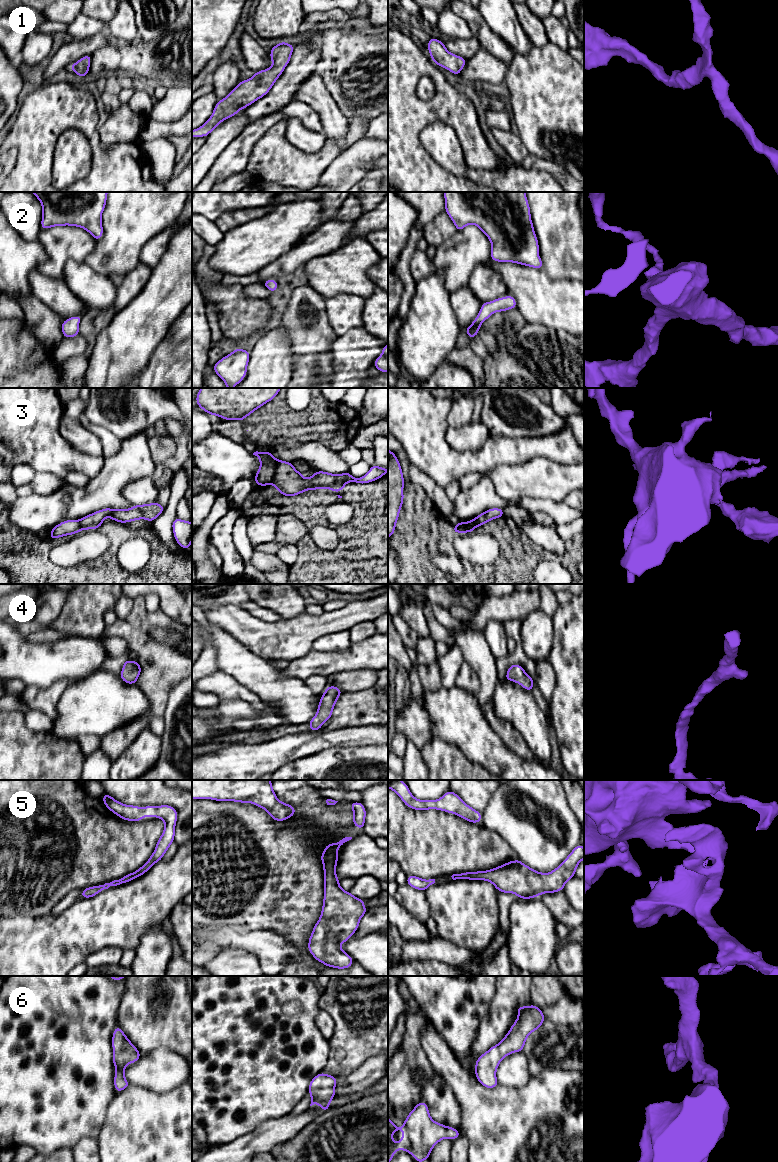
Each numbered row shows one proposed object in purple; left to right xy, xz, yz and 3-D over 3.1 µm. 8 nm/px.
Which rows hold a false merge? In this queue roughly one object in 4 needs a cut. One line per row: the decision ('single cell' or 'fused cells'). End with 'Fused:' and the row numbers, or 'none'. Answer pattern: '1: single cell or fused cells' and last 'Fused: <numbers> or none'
1: single cell
2: single cell
3: fused cells
4: single cell
5: single cell
6: single cell
Fused: 3

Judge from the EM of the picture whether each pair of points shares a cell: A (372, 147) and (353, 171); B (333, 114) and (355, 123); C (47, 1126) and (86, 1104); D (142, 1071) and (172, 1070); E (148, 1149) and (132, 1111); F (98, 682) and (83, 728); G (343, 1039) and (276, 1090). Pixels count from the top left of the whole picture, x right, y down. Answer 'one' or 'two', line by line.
A: one
B: two
C: one
D: one
E: one
F: one
G: two

